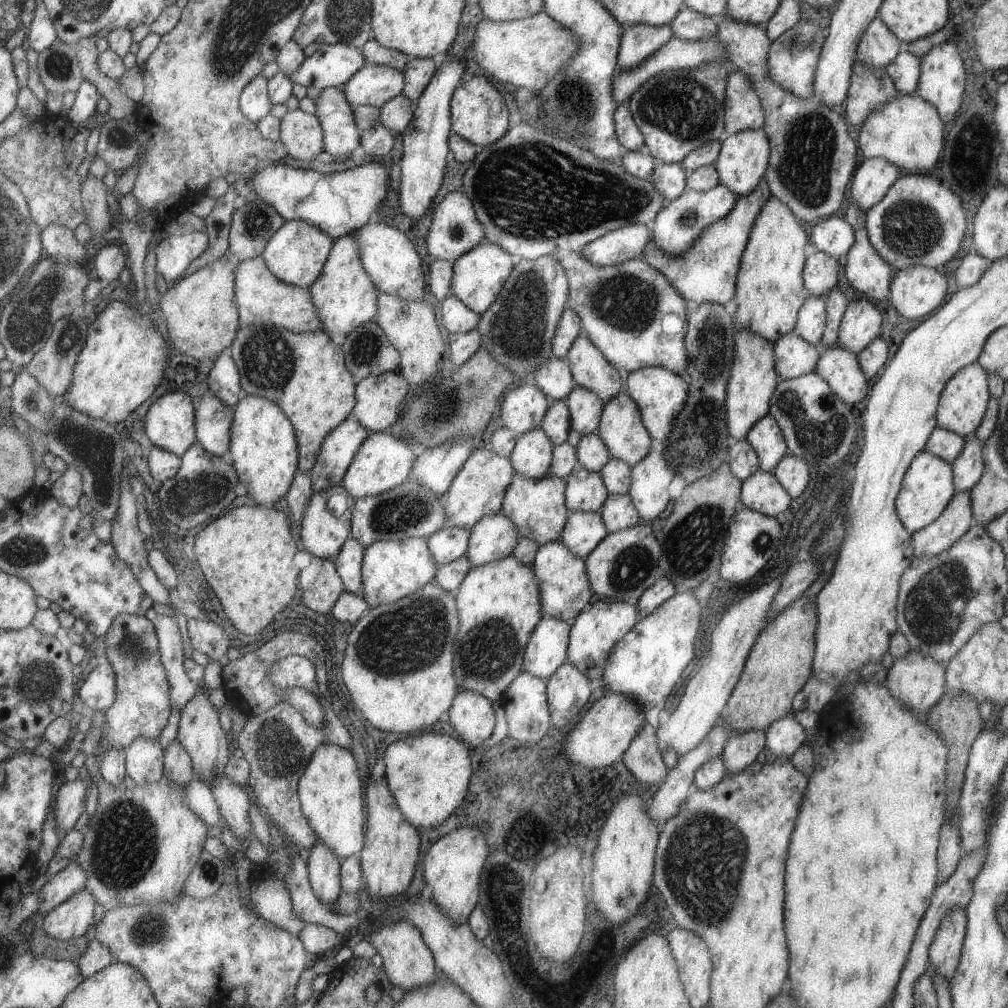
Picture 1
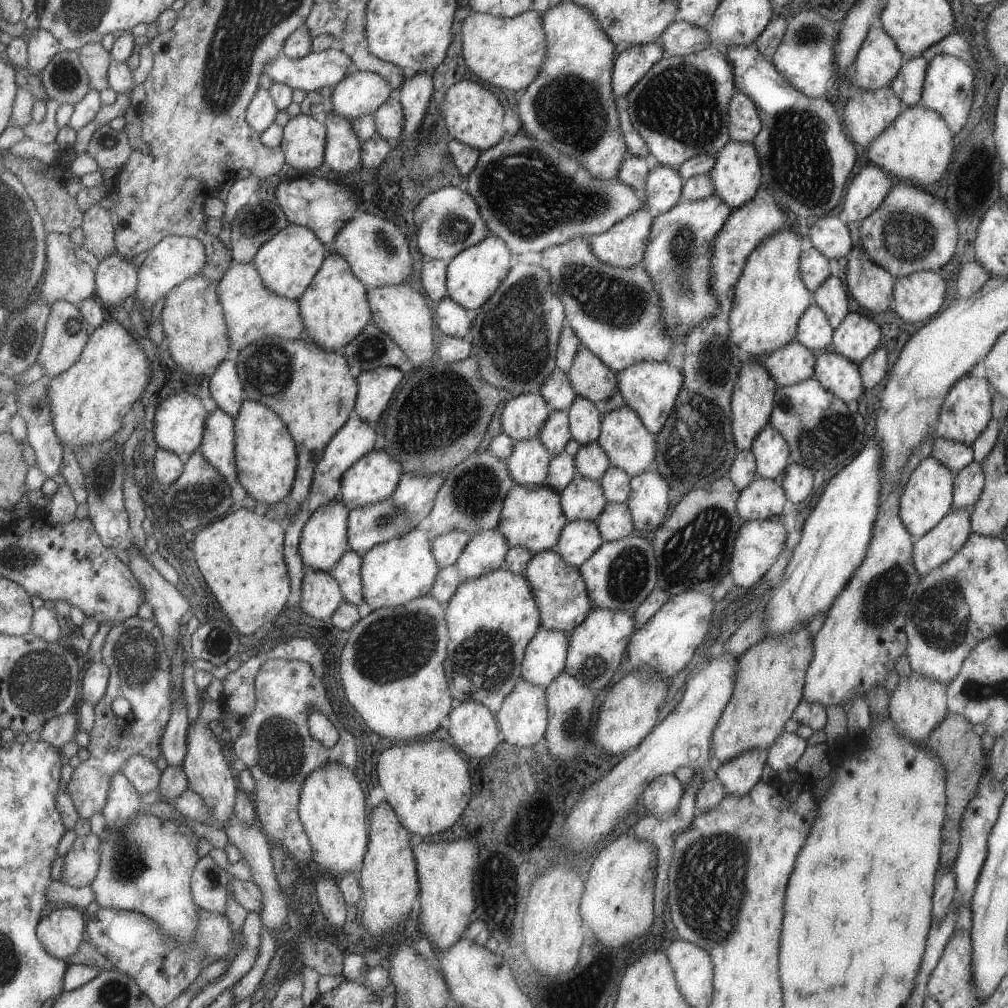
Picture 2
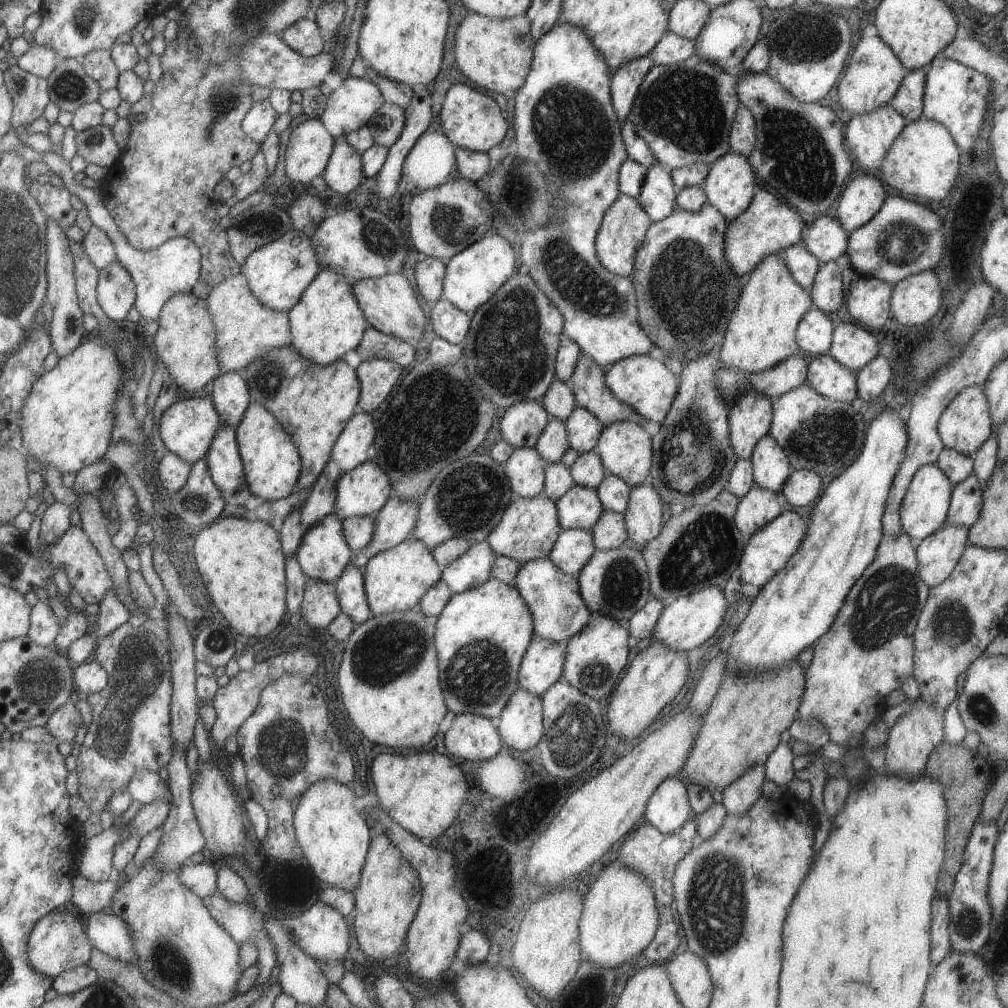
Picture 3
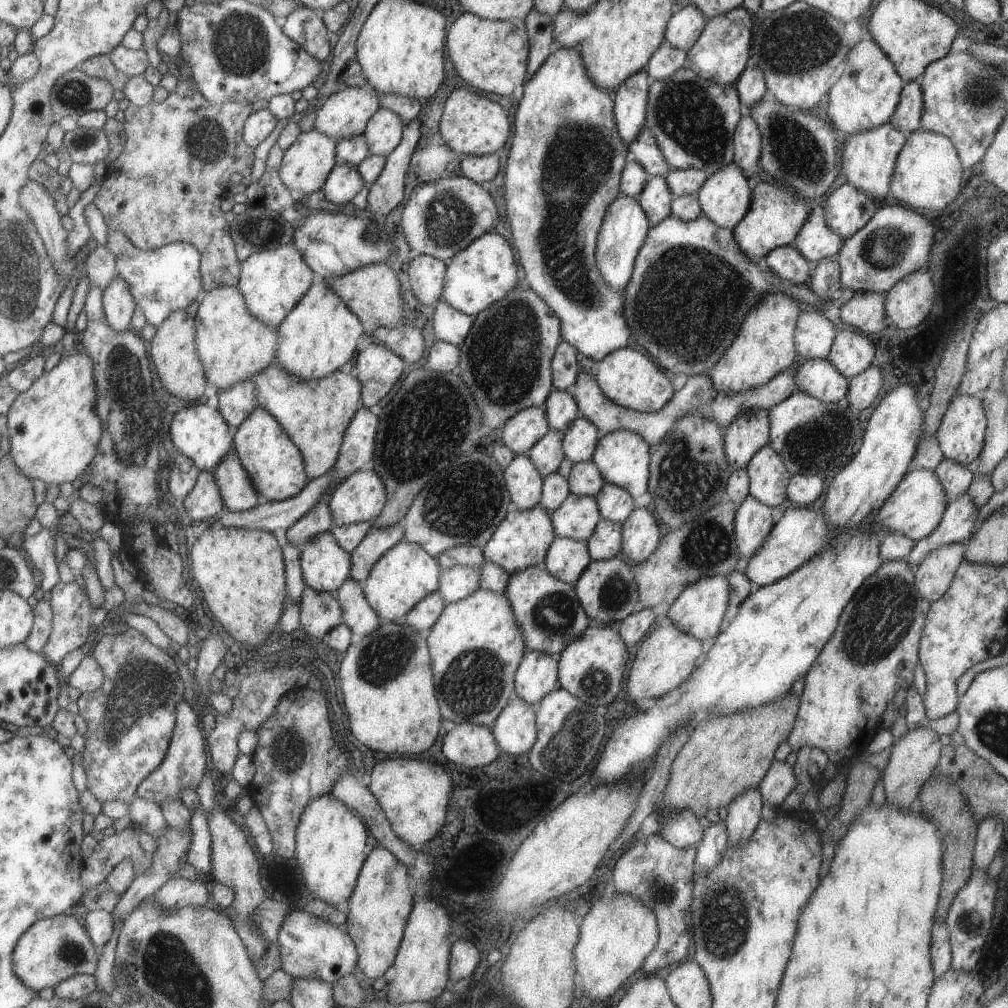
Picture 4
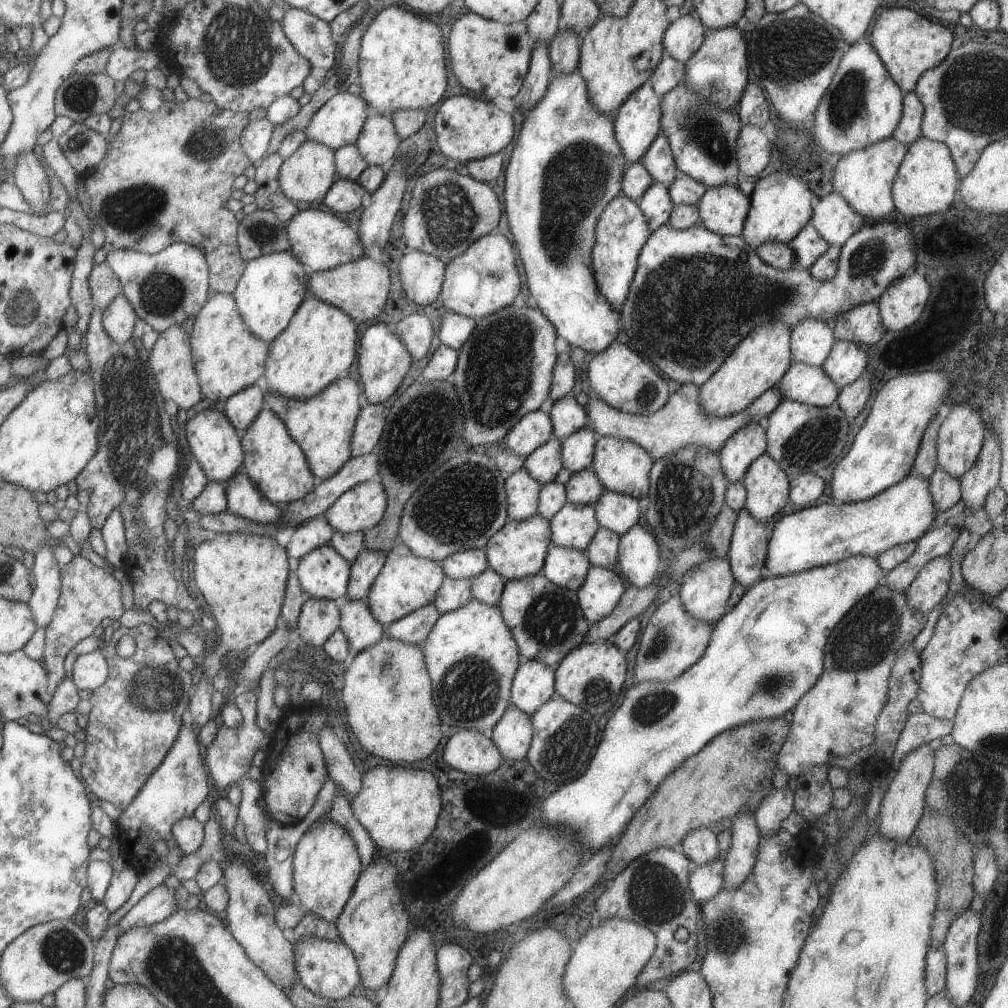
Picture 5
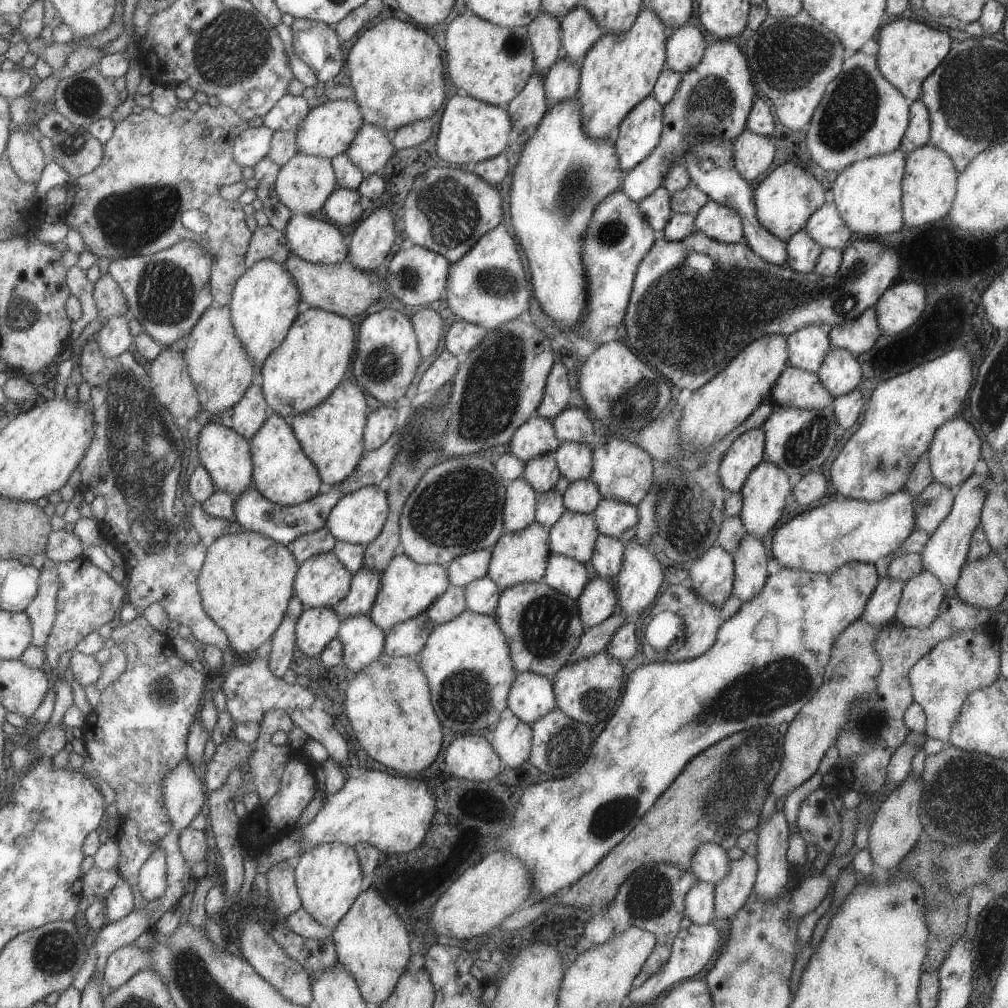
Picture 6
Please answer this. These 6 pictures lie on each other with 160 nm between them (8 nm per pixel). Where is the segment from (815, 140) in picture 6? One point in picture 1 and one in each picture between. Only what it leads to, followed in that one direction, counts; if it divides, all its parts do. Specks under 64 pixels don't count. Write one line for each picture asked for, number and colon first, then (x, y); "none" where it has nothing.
1: (878, 45)
2: (878, 60)
3: (874, 73)
4: (866, 94)
5: (862, 104)

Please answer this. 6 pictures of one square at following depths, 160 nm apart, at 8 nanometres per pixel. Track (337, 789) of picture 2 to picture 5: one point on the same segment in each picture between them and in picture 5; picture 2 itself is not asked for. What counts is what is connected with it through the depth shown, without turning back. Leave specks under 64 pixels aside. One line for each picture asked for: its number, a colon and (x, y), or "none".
3: (334, 839)
4: (329, 841)
5: (325, 865)

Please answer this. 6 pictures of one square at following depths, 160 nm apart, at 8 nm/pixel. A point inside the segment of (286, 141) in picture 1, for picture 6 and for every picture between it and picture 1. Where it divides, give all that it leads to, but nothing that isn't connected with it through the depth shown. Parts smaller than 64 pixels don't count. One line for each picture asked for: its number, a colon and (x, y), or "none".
2: (303, 141)
3: (309, 144)
4: (305, 165)
5: (306, 175)
6: (303, 183)

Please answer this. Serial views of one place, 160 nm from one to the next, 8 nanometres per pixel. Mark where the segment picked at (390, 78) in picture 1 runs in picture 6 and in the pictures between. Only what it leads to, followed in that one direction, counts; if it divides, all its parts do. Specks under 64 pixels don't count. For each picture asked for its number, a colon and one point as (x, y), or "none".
2: (360, 93)
3: (348, 107)
4: (344, 114)
5: (338, 122)
6: (327, 130)

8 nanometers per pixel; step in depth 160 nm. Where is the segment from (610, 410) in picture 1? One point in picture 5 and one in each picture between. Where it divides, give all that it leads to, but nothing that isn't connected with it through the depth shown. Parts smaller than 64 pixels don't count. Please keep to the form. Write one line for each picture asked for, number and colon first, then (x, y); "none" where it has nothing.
2: (628, 445)
3: (625, 448)
4: (621, 458)
5: (621, 466)

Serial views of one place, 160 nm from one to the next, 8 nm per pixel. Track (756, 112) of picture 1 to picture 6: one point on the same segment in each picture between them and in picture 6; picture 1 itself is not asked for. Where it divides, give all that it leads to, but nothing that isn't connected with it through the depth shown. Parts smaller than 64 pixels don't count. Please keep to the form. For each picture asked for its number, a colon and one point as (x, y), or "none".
2: (743, 122)
3: (742, 136)
4: (746, 141)
5: (752, 147)
6: (752, 153)

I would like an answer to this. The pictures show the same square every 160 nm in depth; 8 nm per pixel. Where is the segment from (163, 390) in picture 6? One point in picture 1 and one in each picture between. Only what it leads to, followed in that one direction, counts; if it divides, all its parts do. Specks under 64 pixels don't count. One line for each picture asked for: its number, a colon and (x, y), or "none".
1: (200, 311)
2: (193, 324)
3: (184, 341)
4: (172, 350)
5: (170, 360)

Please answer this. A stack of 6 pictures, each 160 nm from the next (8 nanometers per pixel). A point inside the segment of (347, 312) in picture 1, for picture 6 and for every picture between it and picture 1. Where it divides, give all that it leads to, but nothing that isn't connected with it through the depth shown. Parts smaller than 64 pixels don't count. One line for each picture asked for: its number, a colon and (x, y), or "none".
2: (334, 308)
3: (326, 321)
4: (319, 335)
5: (320, 341)
6: (311, 360)

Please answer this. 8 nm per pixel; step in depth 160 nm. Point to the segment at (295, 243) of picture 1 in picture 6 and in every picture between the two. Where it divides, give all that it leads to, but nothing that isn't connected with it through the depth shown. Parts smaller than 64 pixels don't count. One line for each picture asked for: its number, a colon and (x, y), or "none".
2: (286, 264)
3: (277, 273)
4: (271, 282)
5: (270, 289)
6: (264, 300)

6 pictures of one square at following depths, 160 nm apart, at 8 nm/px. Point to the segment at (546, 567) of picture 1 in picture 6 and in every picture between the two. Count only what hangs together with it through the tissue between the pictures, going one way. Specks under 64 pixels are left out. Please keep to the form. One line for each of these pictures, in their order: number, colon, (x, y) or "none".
2: (560, 594)
3: (557, 610)
4: (549, 617)
5: (545, 620)
6: (542, 627)

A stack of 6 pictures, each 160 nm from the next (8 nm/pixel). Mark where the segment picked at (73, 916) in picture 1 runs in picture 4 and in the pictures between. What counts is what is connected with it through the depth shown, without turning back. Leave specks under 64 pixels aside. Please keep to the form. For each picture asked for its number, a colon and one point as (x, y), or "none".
2: (60, 932)
3: (56, 943)
4: (51, 950)

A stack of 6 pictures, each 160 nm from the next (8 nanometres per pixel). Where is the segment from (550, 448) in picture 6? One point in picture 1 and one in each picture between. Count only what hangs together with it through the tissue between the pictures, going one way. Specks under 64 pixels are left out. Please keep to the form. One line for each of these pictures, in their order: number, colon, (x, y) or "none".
1: (522, 408)
2: (522, 417)
3: (520, 425)
4: (521, 431)
5: (534, 428)

